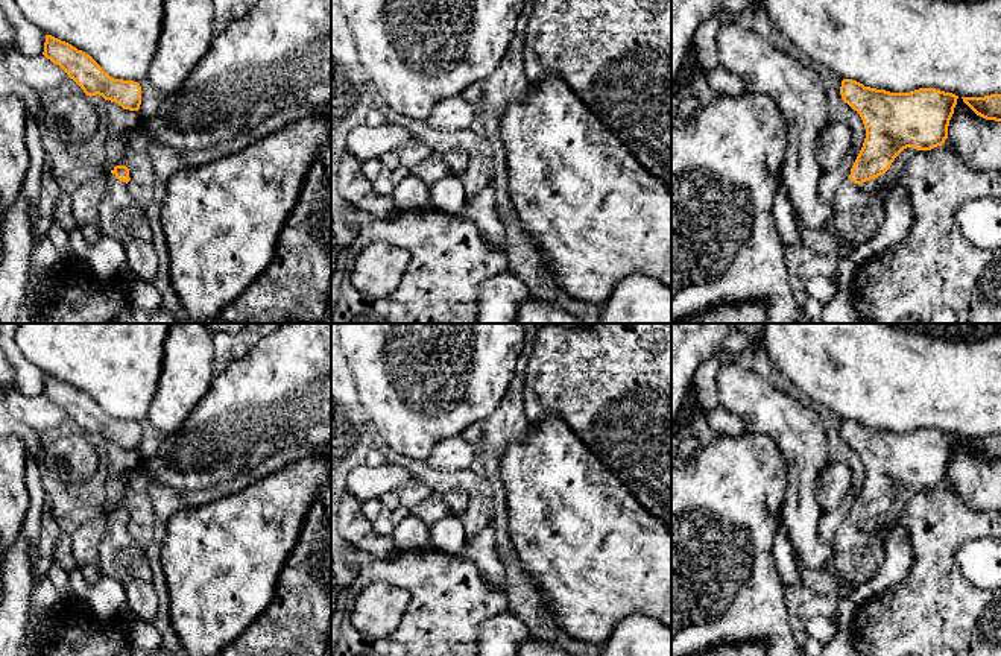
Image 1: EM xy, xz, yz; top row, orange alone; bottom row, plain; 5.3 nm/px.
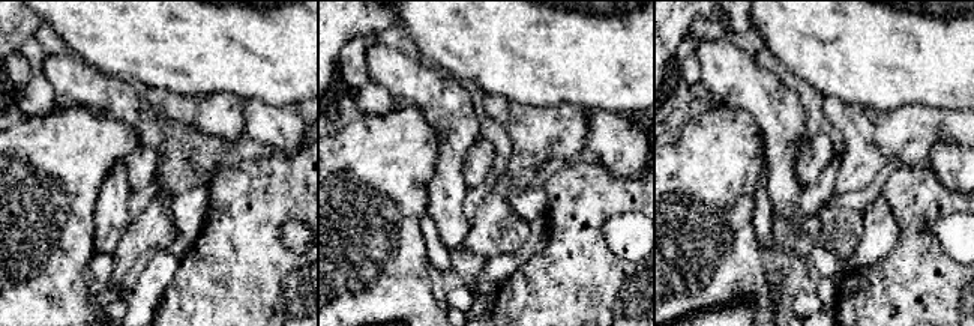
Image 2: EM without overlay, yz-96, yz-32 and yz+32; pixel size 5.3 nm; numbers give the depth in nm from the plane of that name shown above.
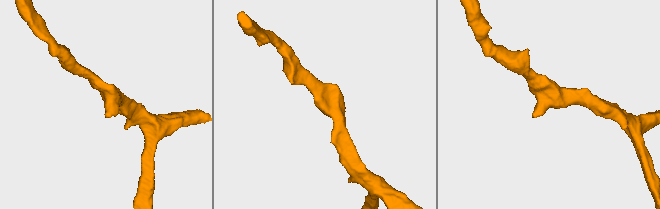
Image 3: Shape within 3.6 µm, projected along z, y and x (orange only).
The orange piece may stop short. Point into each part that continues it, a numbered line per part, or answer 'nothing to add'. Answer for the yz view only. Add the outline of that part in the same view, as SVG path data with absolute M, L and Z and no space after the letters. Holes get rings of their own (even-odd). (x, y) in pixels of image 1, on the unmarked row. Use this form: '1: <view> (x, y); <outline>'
1: yz (857, 556); M851 519L838 527L831 544L834 554L823 562L823 566L838 582L861 585L870 580L886 556L883 542Z

